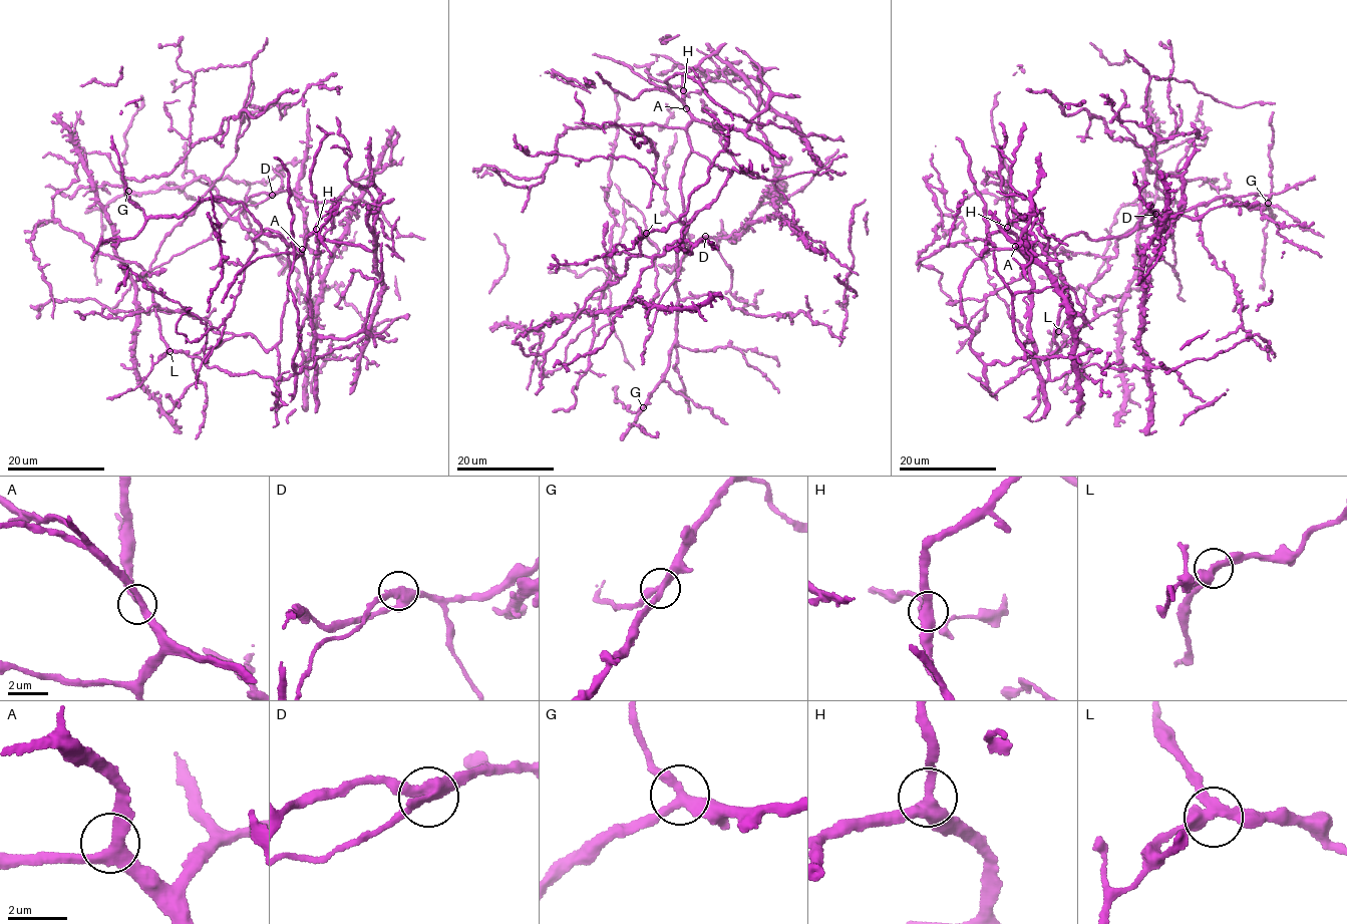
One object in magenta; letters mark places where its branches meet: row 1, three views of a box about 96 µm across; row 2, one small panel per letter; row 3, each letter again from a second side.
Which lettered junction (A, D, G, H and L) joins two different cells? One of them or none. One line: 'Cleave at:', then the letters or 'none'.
Cleave at: D

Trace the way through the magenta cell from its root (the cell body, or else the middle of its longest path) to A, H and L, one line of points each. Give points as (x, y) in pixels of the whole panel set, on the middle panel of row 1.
A: (699, 242), (685, 245), (679, 242), (684, 229), (681, 172), (690, 150), (687, 128), (691, 116), (686, 108)
H: (699, 242), (679, 242), (684, 229), (681, 172), (690, 150), (687, 128), (691, 117), (684, 106), (683, 90)
L: (699, 242), (679, 242), (691, 150), (728, 170), (718, 198), (661, 254), (629, 257), (646, 233)

